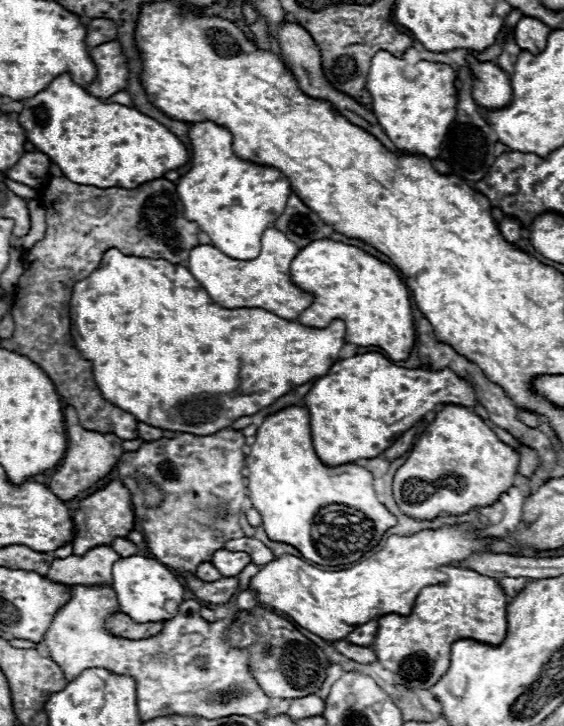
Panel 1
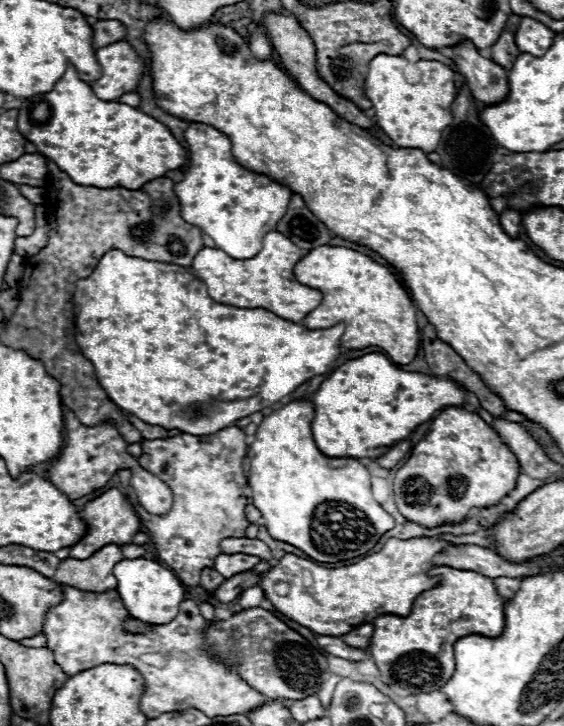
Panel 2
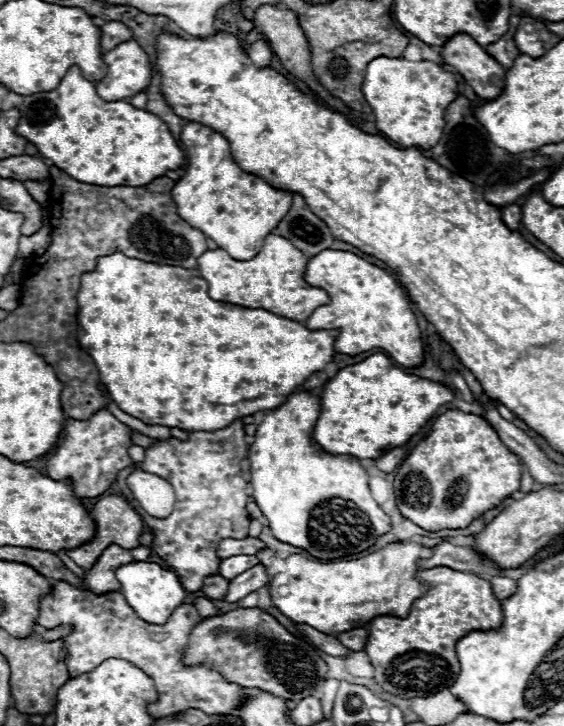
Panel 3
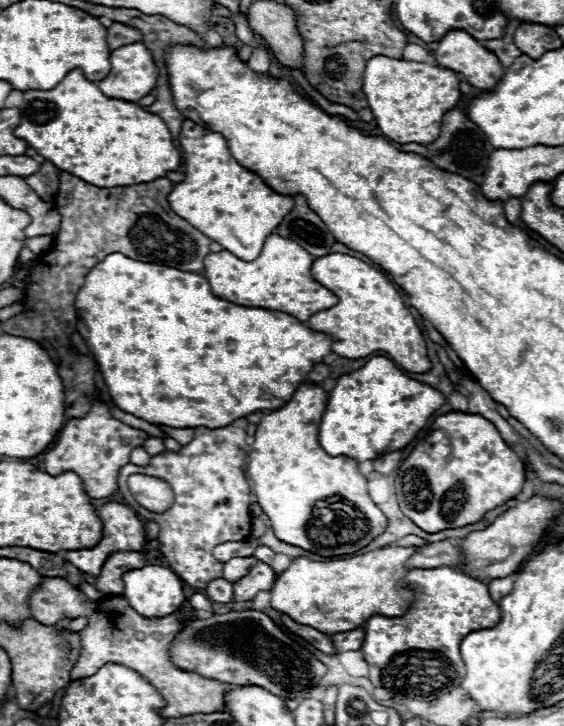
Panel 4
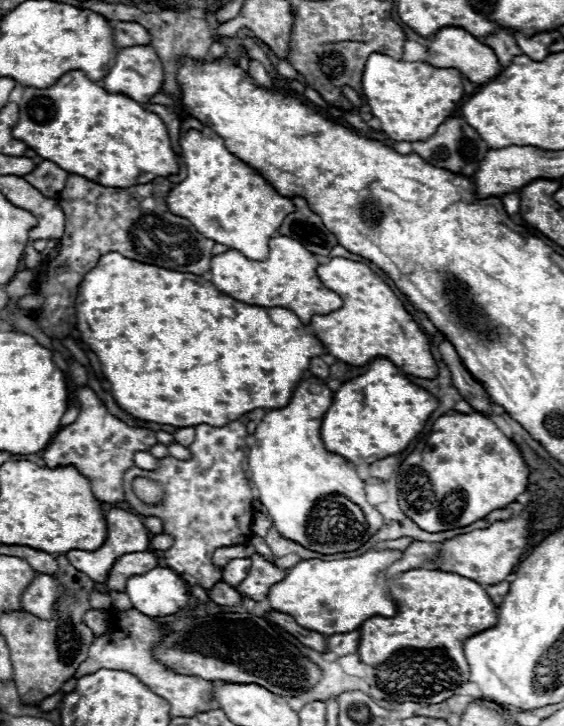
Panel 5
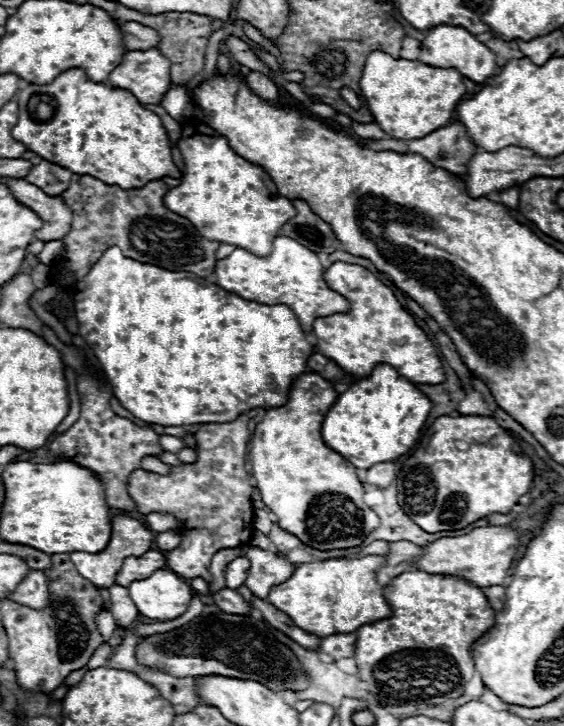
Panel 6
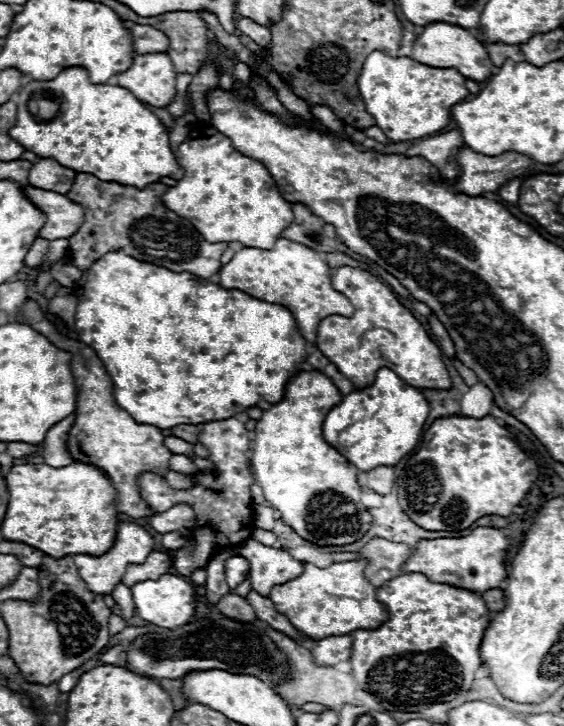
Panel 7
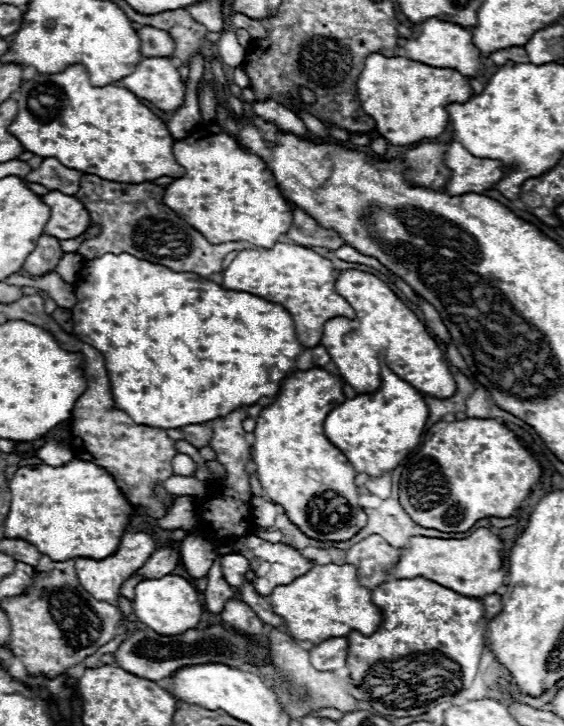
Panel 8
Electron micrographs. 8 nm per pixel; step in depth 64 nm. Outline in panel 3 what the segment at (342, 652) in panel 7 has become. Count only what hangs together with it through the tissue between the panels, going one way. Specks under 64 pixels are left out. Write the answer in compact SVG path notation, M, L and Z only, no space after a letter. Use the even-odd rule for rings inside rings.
M354 628L354 630L348 630L348 632L340 632L340 634L336 634L336 638L338 638L340 644L346 646L348 650L360 652L360 650L364 650L364 646L366 646L368 630L366 630L366 628Z

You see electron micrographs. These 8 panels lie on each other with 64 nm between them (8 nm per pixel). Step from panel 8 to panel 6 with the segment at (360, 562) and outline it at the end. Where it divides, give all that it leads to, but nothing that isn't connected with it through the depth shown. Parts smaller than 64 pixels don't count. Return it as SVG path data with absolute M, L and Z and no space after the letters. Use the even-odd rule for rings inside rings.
M400 540L400 542L390 542L390 550L388 554L384 556L386 562L384 566L376 572L376 580L380 582L380 586L386 586L392 578L396 578L398 574L406 572L412 568L412 564L422 556L422 548L412 544L412 542L406 542L406 540Z

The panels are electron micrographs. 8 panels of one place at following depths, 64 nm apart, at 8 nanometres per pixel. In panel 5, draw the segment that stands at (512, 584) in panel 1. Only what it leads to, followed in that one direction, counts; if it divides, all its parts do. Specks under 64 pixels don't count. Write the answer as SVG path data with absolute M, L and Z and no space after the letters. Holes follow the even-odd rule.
M500 582L500 584L494 584L494 586L486 586L484 590L486 590L486 594L490 596L490 600L492 600L496 606L500 606L502 600L504 600L504 596L508 594L508 588L510 588L510 582Z

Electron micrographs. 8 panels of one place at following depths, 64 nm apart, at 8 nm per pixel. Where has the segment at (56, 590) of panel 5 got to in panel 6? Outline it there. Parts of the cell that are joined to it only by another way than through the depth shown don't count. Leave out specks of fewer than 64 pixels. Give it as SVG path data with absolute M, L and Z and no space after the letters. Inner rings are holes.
M30 570L26 578L16 586L14 592L8 594L14 602L20 602L24 606L30 606L34 610L42 610L48 602L48 588L46 588L46 576L40 570Z

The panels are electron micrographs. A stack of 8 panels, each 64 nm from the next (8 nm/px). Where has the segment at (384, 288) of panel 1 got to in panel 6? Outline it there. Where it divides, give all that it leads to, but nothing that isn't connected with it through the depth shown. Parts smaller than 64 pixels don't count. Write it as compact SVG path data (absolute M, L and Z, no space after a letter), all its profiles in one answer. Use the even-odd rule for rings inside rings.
M334 262L324 272L324 280L332 290L348 298L352 310L348 314L332 314L314 320L316 348L320 354L334 360L342 370L350 372L358 380L370 376L374 366L380 362L390 364L412 384L442 384L446 380L442 360L432 340L402 308L394 292L384 286L370 270L356 264Z

